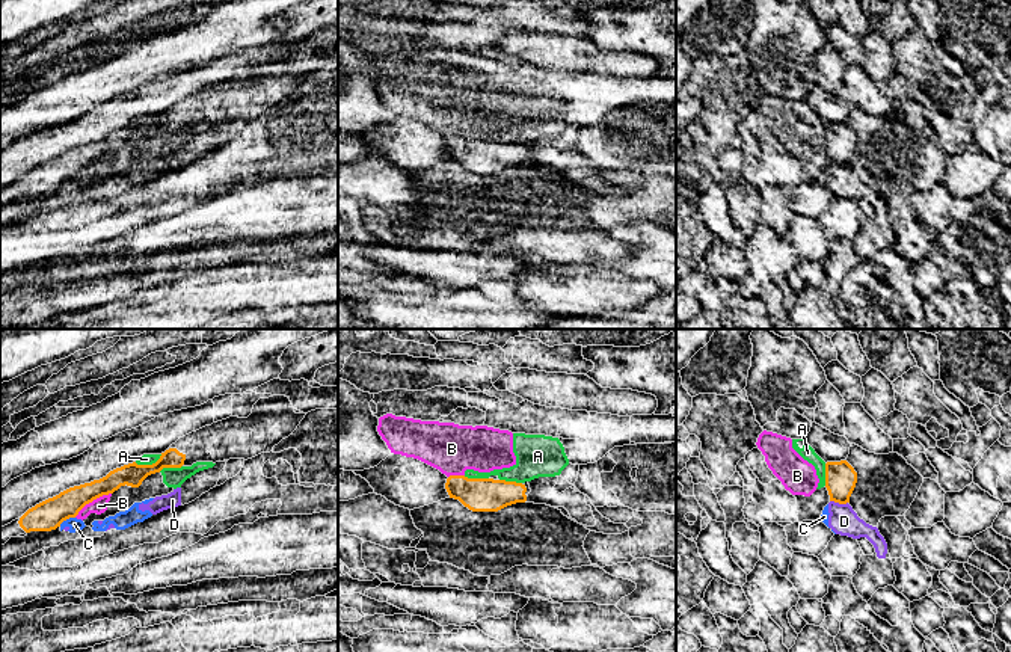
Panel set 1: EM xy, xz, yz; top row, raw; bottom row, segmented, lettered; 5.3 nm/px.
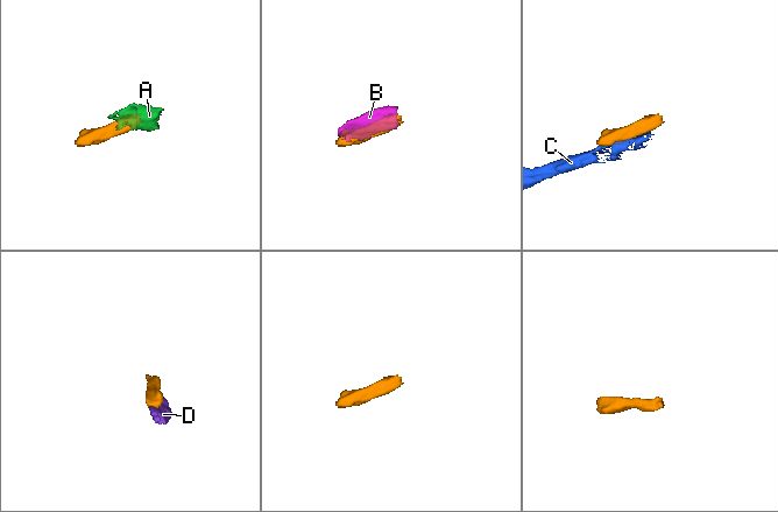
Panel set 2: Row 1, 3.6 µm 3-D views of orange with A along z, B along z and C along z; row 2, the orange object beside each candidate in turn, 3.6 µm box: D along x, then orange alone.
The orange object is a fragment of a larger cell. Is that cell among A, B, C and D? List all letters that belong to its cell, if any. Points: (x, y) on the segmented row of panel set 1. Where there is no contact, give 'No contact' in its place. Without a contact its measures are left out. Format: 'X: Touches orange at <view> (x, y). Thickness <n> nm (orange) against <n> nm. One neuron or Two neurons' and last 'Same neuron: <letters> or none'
A: Touches orange at xy (148, 465). Thickness 120 nm (orange) against 60 nm. Two neurons
B: Touches orange at xy (92, 500). Thickness 160 nm (orange) against 90 nm. Two neurons
C: Touches orange at xy (67, 518). Thickness 160 nm (orange) against 70 nm. Two neurons
D: Touches orange at yz (839, 503). Thickness 170 nm (orange) against 160 nm. Two neurons
Same neuron: none

